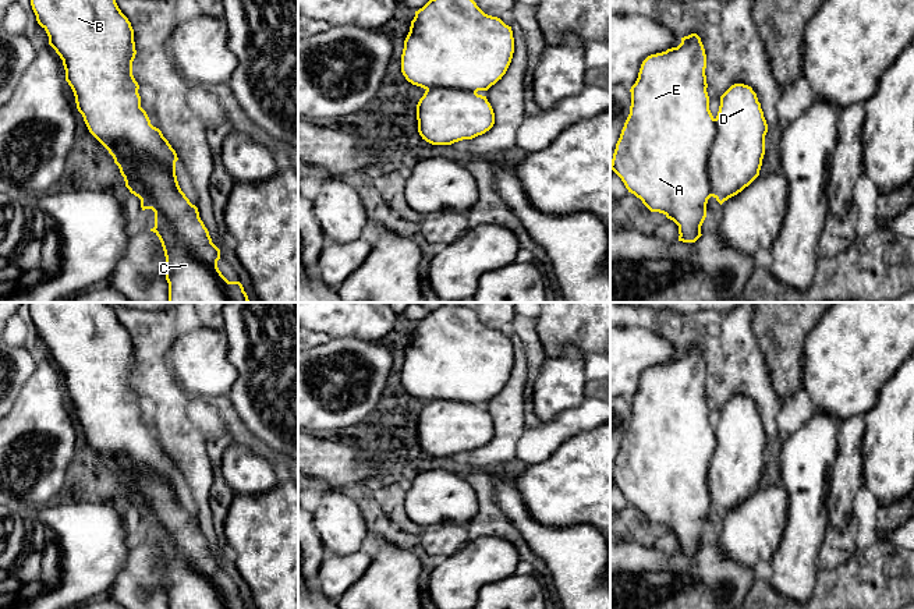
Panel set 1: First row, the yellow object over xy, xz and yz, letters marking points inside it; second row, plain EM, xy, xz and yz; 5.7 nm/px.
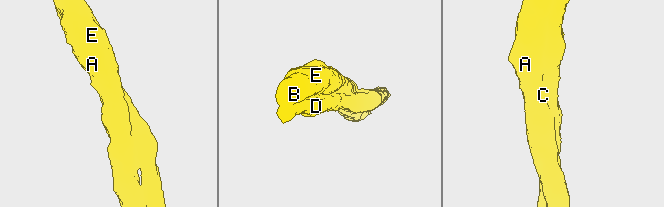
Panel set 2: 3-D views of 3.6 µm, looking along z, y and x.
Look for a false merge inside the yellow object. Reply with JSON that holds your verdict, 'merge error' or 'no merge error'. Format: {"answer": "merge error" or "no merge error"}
{"answer": "no merge error"}

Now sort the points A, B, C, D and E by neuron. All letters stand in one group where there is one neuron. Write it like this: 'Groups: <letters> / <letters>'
Groups: A B C D E

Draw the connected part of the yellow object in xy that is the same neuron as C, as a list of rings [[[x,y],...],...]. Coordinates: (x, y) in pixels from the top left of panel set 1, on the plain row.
[[[29,302],[32,322],[38,336],[46,343],[49,357],[63,372],[65,393],[71,399],[78,424],[89,445],[109,463],[124,489],[125,499],[141,511],[141,520],[155,524],[153,544],[166,569],[169,609],[248,609],[240,594],[228,594],[217,580],[220,562],[212,555],[198,520],[181,503],[177,488],[176,463],[162,443],[150,436],[141,419],[139,397],[132,387],[135,371],[134,341],[107,302]]]

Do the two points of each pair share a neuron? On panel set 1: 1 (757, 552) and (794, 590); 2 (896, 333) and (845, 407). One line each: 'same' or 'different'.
1: different
2: same

